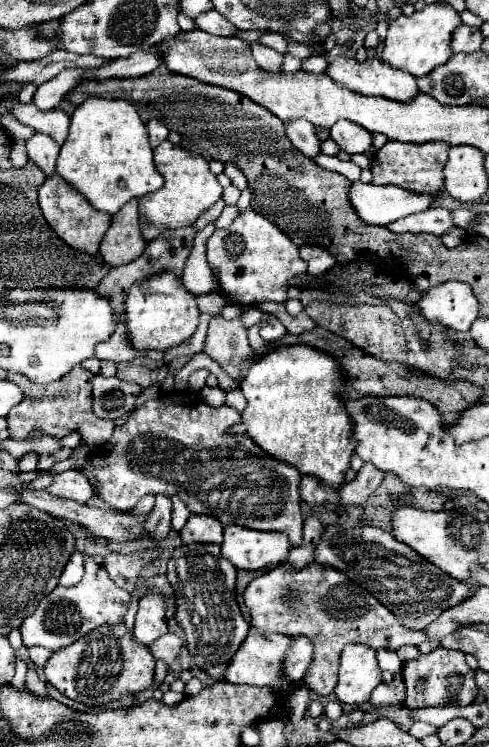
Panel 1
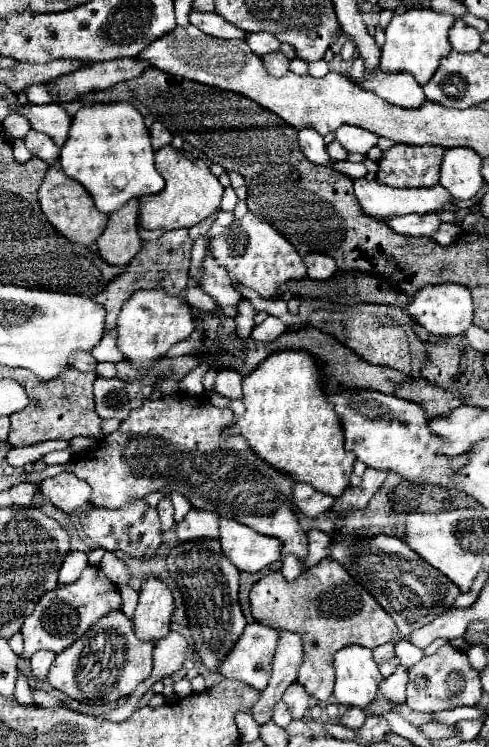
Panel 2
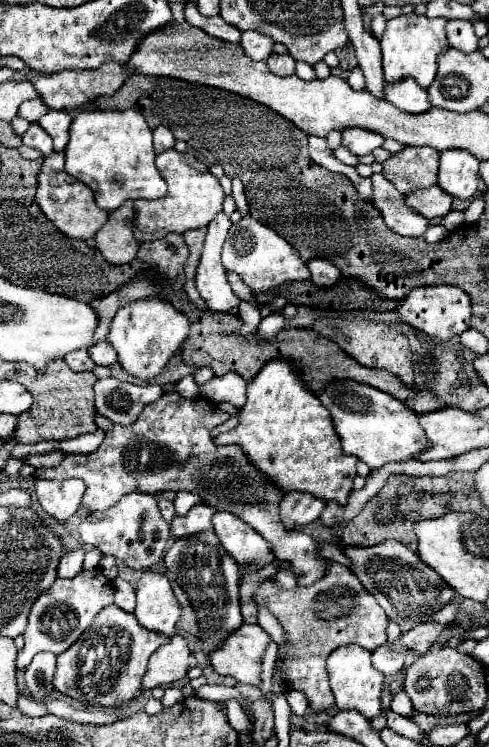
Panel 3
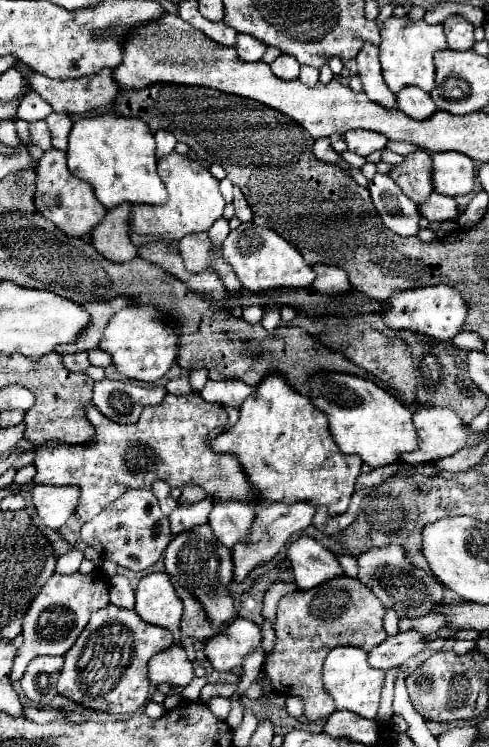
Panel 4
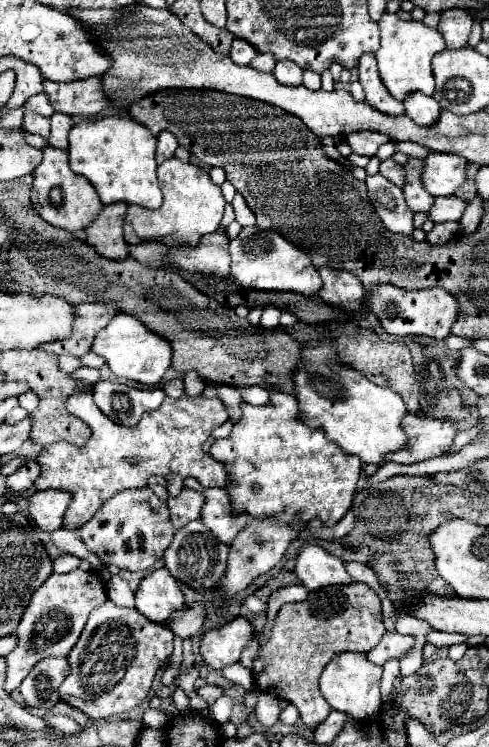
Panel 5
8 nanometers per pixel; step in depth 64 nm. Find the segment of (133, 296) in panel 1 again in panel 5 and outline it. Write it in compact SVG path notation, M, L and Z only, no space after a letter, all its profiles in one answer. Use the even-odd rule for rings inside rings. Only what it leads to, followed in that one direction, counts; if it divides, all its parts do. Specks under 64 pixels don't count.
M122 312L116 314L108 322L108 326L96 334L90 350L106 360L112 374L116 374L118 378L140 382L144 386L158 384L162 380L164 372L170 368L170 360L172 360L170 342L166 342L162 336L150 332L136 316L122 314Z

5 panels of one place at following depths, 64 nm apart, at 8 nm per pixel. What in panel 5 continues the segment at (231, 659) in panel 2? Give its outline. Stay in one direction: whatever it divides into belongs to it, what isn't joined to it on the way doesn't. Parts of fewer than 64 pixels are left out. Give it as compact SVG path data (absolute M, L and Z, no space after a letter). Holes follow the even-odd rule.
M238 616L232 622L226 622L220 628L208 630L202 634L200 654L204 662L216 670L238 662L242 648L252 638L252 624Z

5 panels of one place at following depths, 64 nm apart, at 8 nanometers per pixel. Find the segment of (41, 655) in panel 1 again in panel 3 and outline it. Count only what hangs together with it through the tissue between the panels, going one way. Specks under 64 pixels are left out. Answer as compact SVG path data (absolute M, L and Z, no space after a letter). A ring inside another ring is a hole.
M42 652L42 654L34 656L34 660L30 662L30 666L24 672L26 690L32 700L42 702L42 700L50 698L50 694L54 692L54 686L52 686L54 670L56 670L56 656L54 654Z

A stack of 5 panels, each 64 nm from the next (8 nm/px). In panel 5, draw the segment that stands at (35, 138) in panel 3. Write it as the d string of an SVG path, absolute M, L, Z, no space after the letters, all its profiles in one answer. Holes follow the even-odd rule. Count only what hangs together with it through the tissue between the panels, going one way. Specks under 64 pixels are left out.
M28 110L24 114L24 124L22 124L24 130L32 132L32 134L40 134L40 136L46 136L50 134L50 118L34 112L34 110Z

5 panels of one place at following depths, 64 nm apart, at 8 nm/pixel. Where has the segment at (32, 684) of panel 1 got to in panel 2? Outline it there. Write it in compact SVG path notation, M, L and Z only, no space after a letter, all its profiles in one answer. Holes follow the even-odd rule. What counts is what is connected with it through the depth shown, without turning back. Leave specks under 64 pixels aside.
M34 688L32 694L34 694L36 704L42 706L42 708L64 708L66 706L60 698L54 698L52 694L46 694L46 690L42 690L42 688Z

